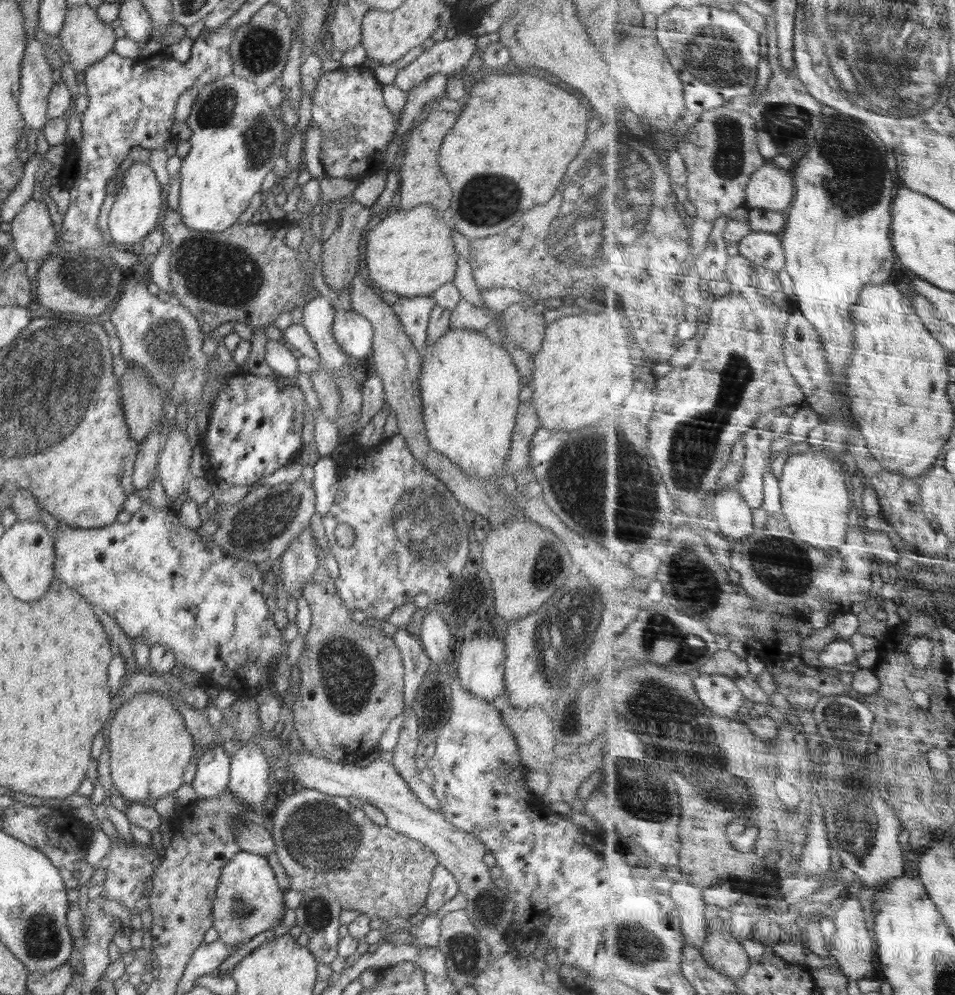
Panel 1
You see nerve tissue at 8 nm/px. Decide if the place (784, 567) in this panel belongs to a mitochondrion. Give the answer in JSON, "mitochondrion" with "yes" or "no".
{"mitochondrion":"yes"}

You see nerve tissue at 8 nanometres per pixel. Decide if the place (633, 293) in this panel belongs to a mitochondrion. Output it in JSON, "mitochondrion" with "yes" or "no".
{"mitochondrion":"no"}

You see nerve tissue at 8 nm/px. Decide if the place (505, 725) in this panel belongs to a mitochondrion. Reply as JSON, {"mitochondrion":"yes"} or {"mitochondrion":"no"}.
{"mitochondrion":"no"}

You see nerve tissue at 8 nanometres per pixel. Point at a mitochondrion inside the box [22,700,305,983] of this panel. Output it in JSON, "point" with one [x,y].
{"point":[240,908]}

